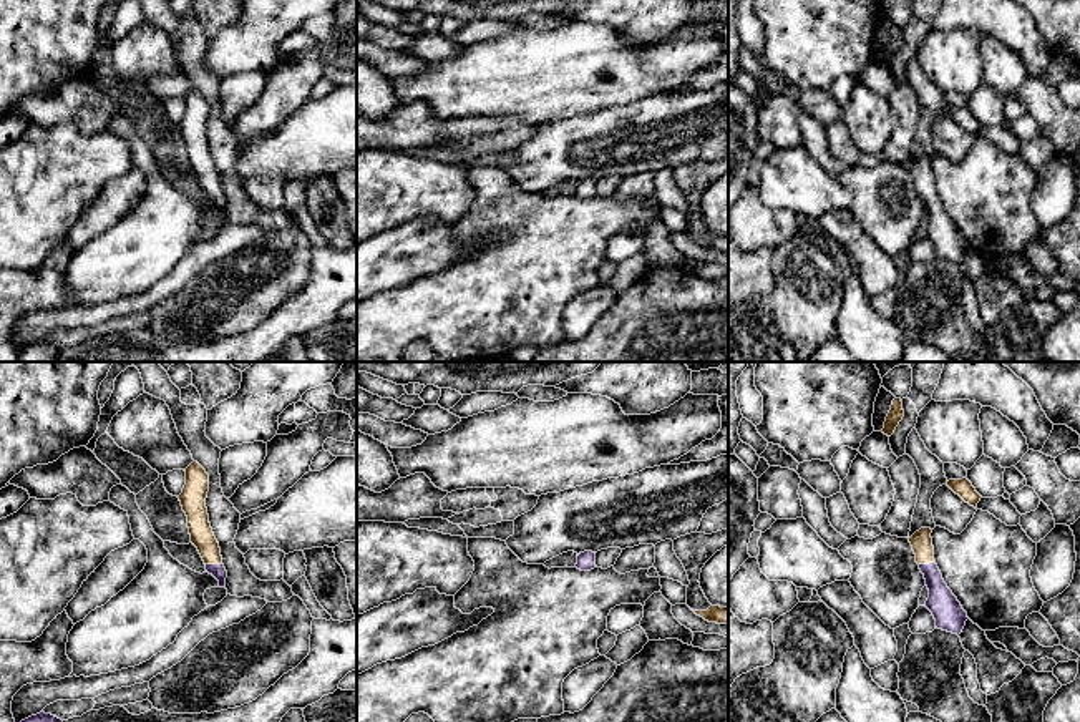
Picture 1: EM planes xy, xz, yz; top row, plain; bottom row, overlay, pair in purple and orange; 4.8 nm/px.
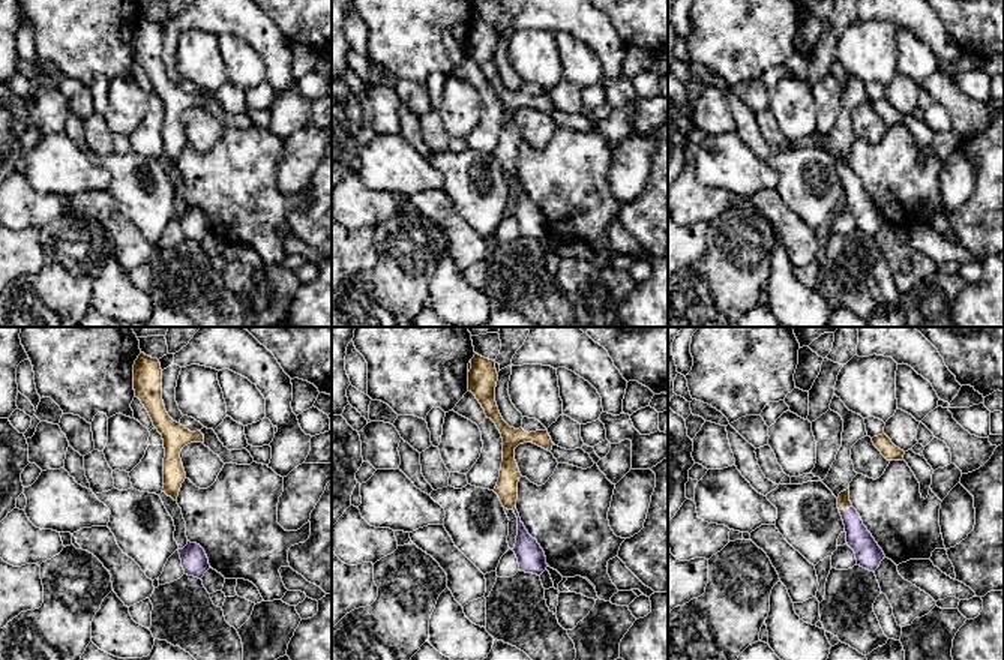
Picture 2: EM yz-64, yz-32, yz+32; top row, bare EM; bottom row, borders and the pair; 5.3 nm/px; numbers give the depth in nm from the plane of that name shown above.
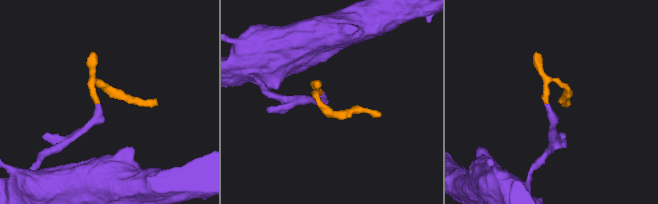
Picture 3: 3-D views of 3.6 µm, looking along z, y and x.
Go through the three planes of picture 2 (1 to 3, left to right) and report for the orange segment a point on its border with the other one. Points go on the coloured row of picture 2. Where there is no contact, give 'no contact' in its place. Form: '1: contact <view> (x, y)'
1: no contact
2: no contact
3: contact yz+32 (847, 509)

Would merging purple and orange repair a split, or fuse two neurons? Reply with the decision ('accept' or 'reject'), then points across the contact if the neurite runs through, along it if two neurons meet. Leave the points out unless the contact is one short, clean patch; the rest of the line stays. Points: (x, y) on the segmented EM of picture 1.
accept | across xy (218, 571), (214, 565), (201, 533)

